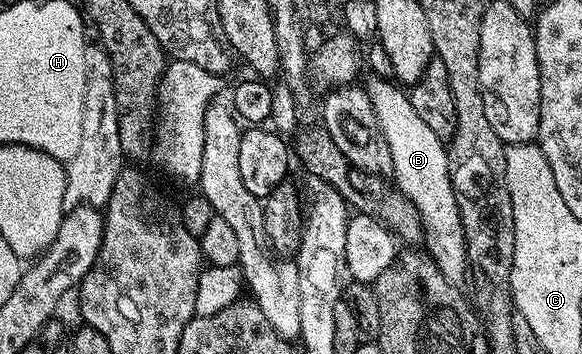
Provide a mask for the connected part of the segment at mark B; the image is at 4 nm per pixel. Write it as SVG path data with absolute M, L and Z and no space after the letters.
M369 77L369 80L364 80L363 86L375 109L375 117L379 117L379 129L383 129L387 149L391 149L392 182L397 182L394 183L396 190L402 191L419 213L424 242L429 242L429 258L437 264L443 277L450 283L464 284L469 270L469 258L465 248L463 221L459 217L457 194L449 176L449 152L446 144L435 137L435 132L419 118L408 94L396 82Z

